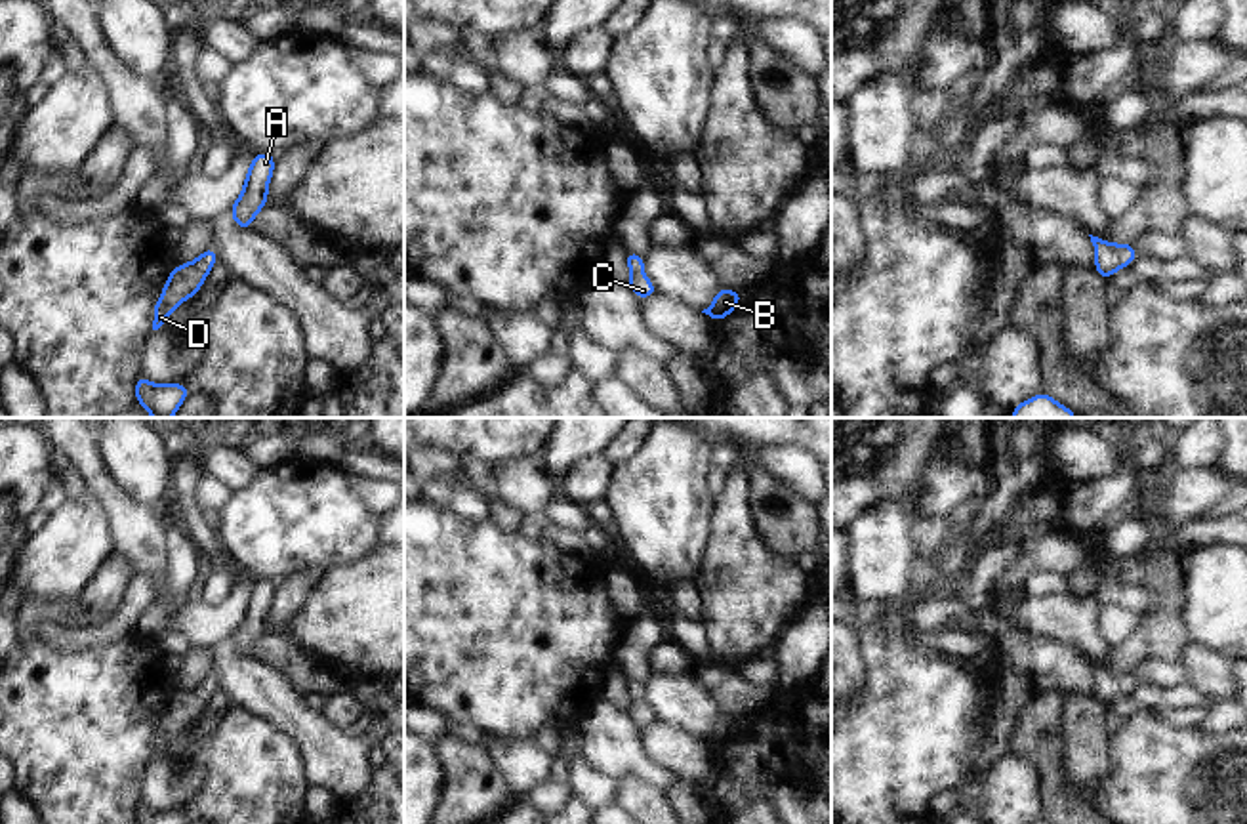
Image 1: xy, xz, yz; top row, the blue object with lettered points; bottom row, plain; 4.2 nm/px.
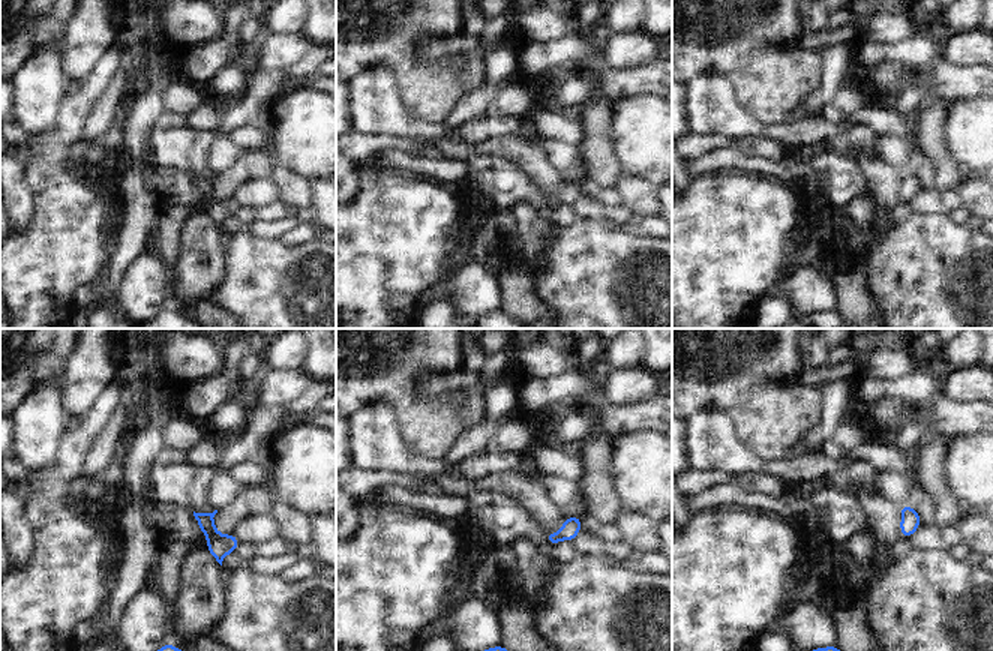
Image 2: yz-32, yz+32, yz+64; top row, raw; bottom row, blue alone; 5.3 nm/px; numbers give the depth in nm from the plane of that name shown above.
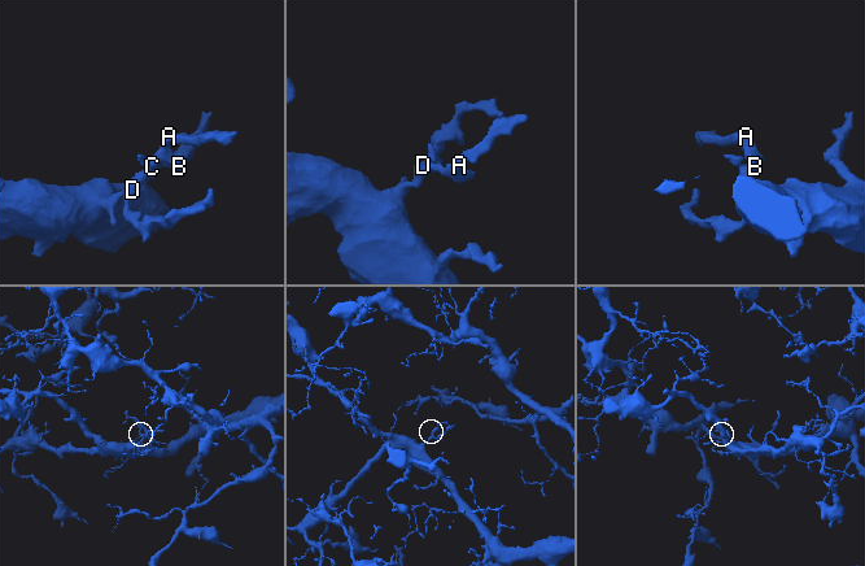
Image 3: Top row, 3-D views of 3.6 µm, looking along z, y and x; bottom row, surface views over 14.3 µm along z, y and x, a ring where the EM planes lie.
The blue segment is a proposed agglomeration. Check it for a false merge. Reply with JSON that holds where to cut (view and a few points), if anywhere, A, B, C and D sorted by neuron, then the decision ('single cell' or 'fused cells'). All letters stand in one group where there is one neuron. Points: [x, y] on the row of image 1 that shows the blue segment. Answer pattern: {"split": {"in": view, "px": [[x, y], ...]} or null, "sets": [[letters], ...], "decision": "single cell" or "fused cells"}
{"split": null, "sets": [["A", "B", "C", "D"]], "decision": "single cell"}

